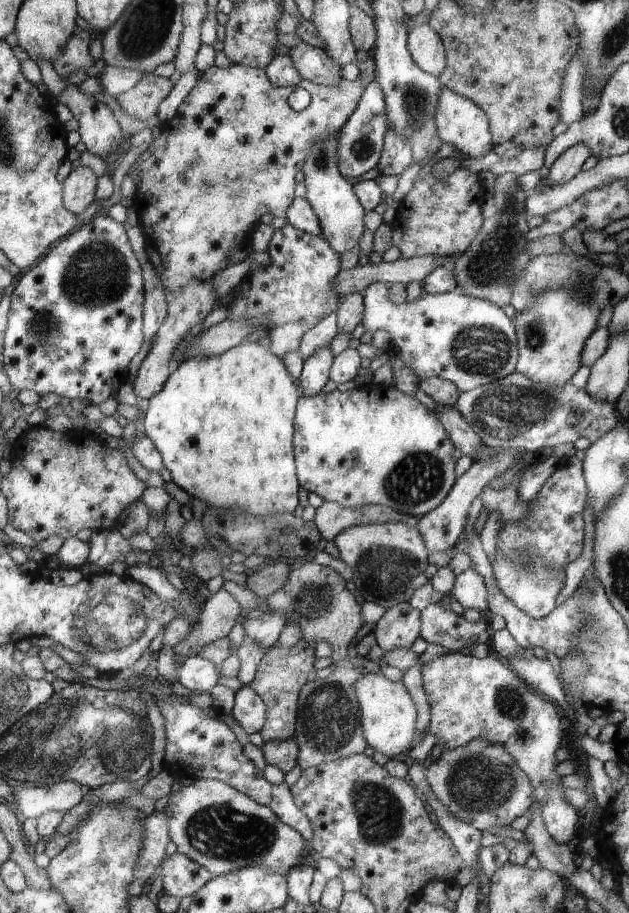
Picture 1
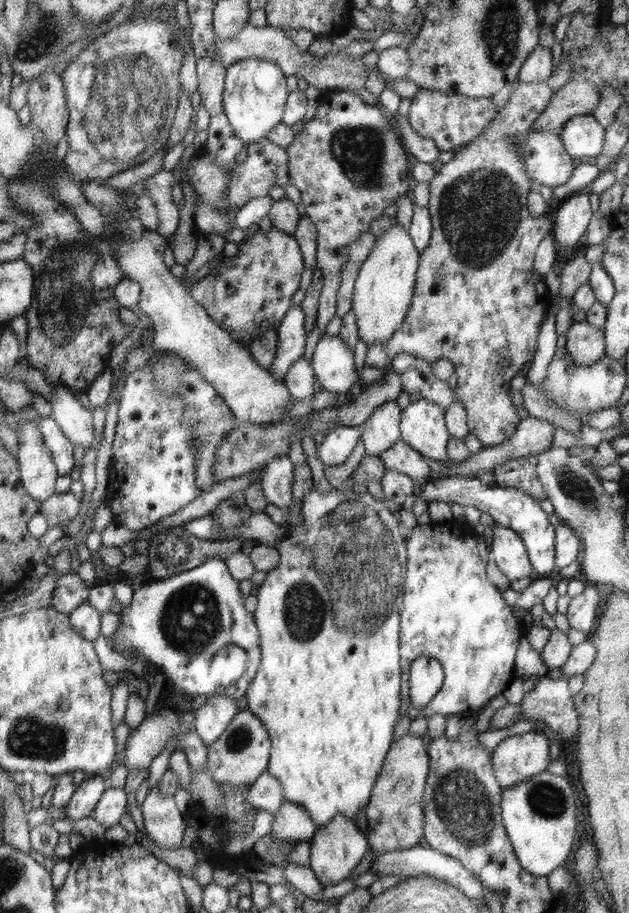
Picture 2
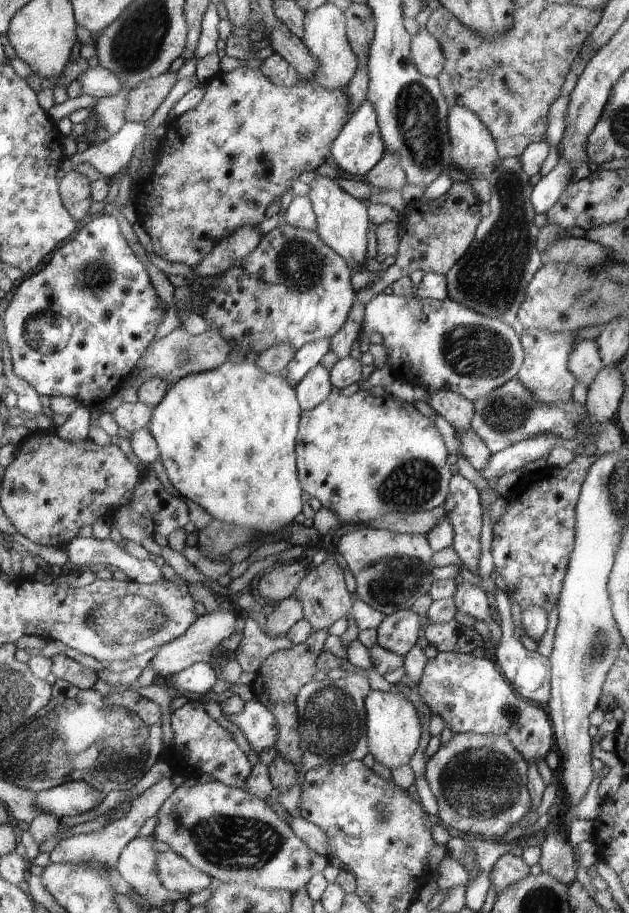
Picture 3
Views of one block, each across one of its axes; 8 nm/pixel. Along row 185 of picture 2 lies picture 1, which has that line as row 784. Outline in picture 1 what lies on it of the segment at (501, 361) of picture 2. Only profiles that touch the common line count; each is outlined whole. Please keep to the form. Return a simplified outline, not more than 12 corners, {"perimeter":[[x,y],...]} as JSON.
{"perimeter":[[504,746],[444,749],[432,792],[476,830],[510,826],[535,785]]}

